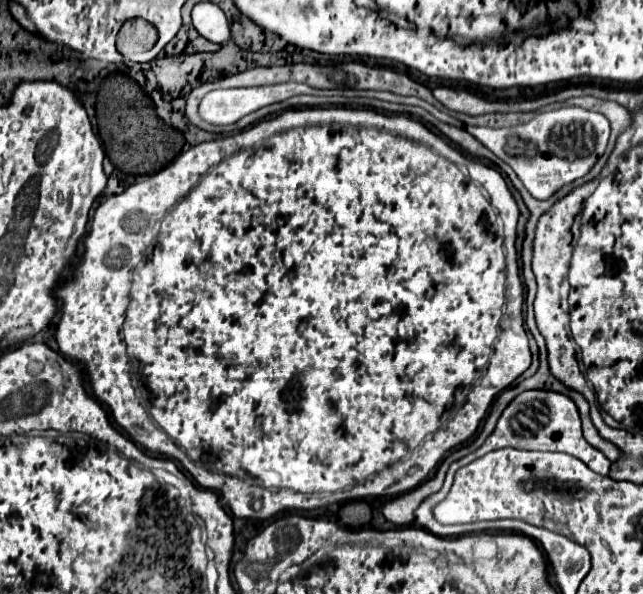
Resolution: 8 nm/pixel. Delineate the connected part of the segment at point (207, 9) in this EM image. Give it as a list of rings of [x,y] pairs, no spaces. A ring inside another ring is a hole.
[[[197,3],[191,11],[195,29],[213,43],[225,43],[229,39],[229,23],[225,13],[215,3]]]

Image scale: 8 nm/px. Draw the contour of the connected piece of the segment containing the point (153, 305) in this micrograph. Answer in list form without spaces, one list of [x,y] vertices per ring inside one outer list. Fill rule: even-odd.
[[[342,106],[328,109],[290,108],[273,119],[263,119],[253,127],[235,132],[221,141],[201,143],[183,151],[173,159],[173,163],[169,163],[161,171],[139,177],[121,195],[107,197],[95,209],[91,231],[89,231],[89,237],[85,239],[83,259],[75,267],[71,279],[67,279],[67,283],[63,283],[57,289],[57,297],[63,303],[61,321],[57,325],[57,343],[65,357],[85,367],[93,387],[93,395],[97,397],[99,403],[109,405],[115,421],[133,437],[133,441],[147,447],[149,451],[157,451],[167,457],[179,459],[193,477],[195,477],[195,465],[201,463],[205,469],[199,465],[199,473],[197,473],[199,477],[195,477],[197,483],[205,489],[213,489],[219,495],[223,495],[235,517],[269,519],[289,509],[316,509],[333,503],[341,504],[351,499],[363,499],[367,495],[399,495],[415,489],[449,449],[467,441],[477,431],[493,399],[531,365],[529,339],[523,327],[523,313],[521,313],[523,285],[521,285],[518,267],[519,254],[515,248],[517,221],[519,221],[519,207],[515,199],[509,195],[509,187],[497,169],[483,165],[480,159],[463,154],[443,136],[435,135],[420,121],[406,114],[383,115],[370,108],[354,109]],[[127,353],[133,365],[131,371],[133,371],[137,395],[141,397],[141,385],[145,385],[145,389],[151,395],[149,413],[161,427],[151,420],[141,421],[141,403],[133,389]],[[461,387],[463,389],[473,387],[473,389],[467,395],[465,405],[455,413],[455,417],[445,421],[447,411],[455,409],[455,393]]]

